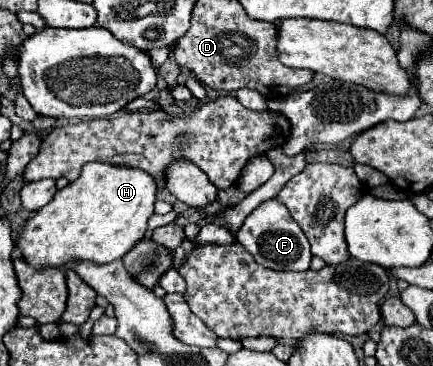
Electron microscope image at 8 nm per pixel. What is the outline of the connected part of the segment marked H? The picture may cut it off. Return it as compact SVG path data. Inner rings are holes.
M105 162L85 164L81 176L57 190L53 200L29 218L17 242L21 256L35 268L89 260L107 264L123 258L147 232L147 220L157 202L157 182L141 168Z

